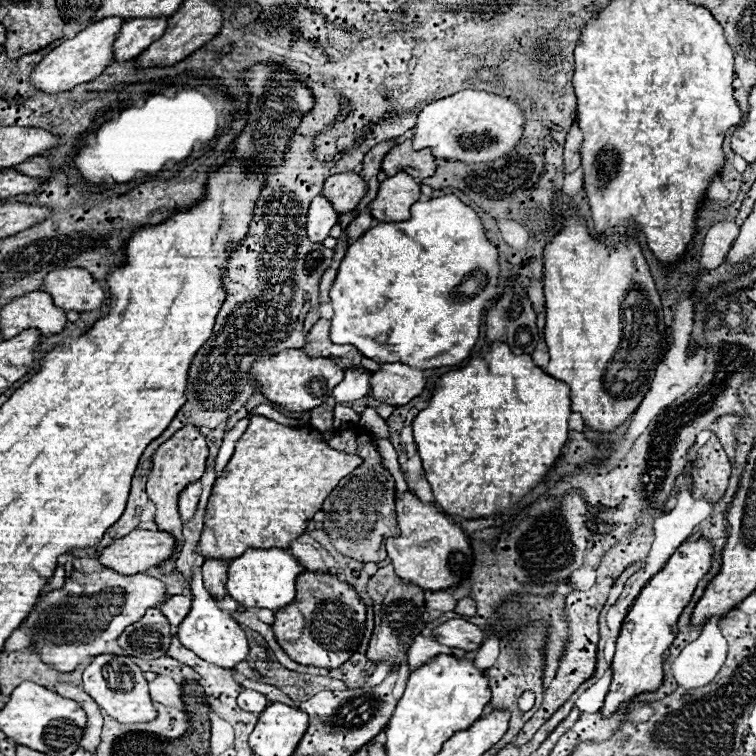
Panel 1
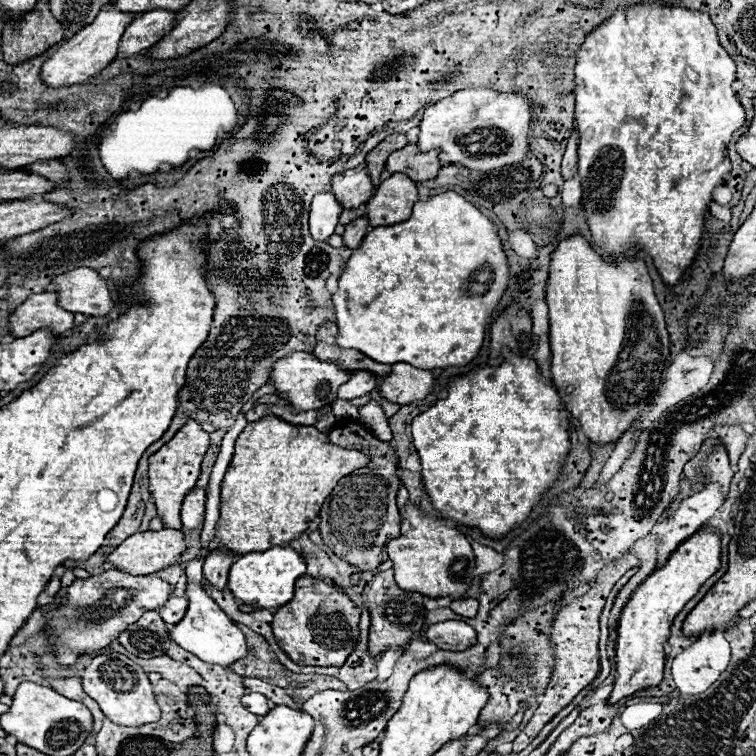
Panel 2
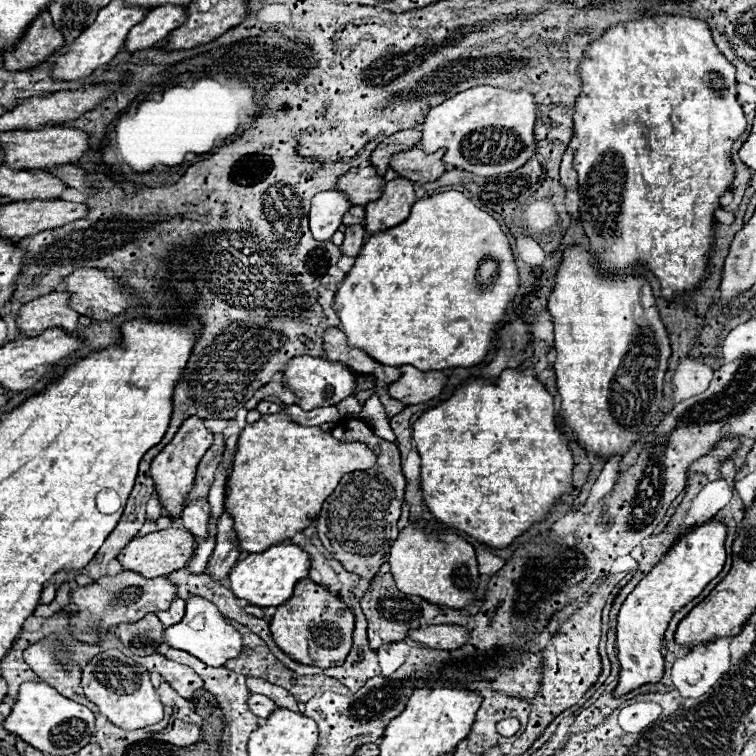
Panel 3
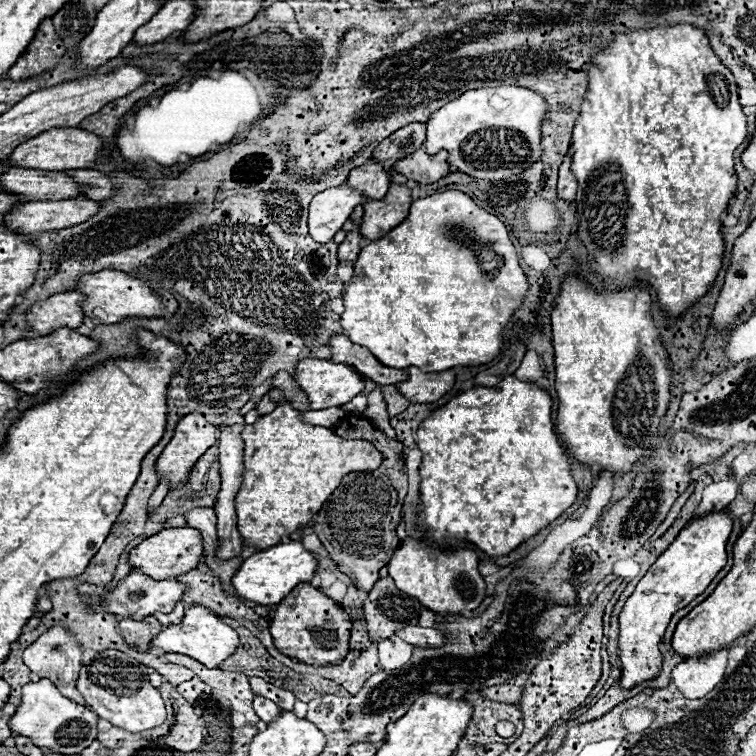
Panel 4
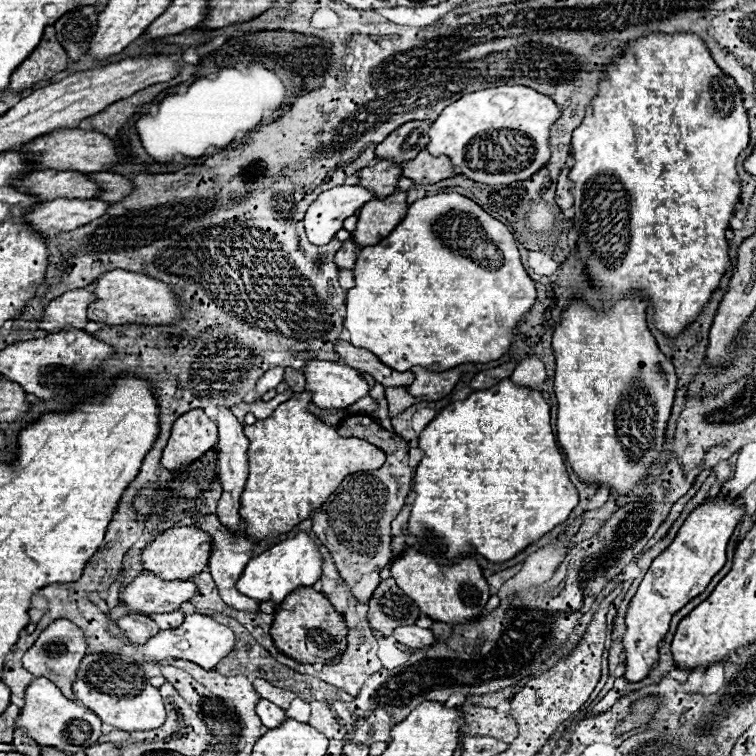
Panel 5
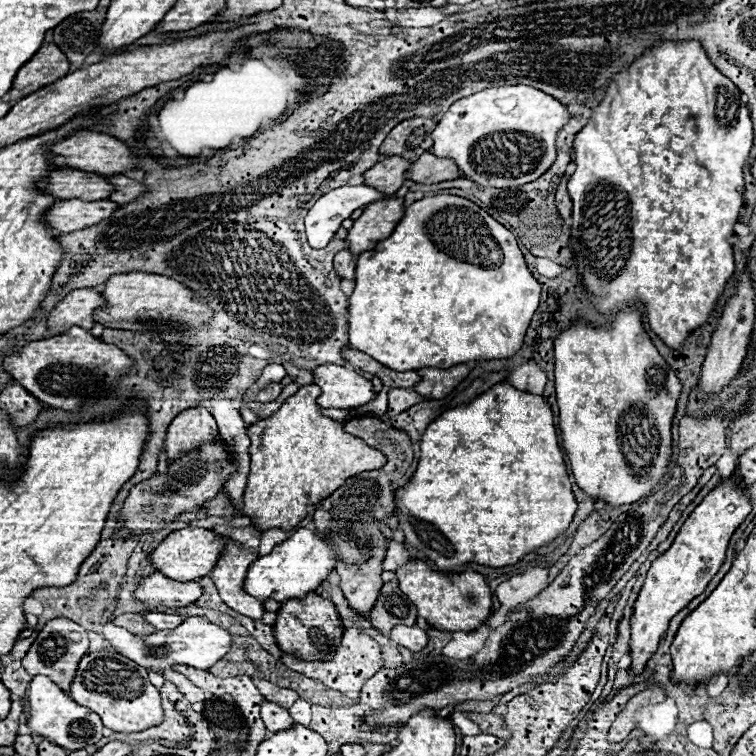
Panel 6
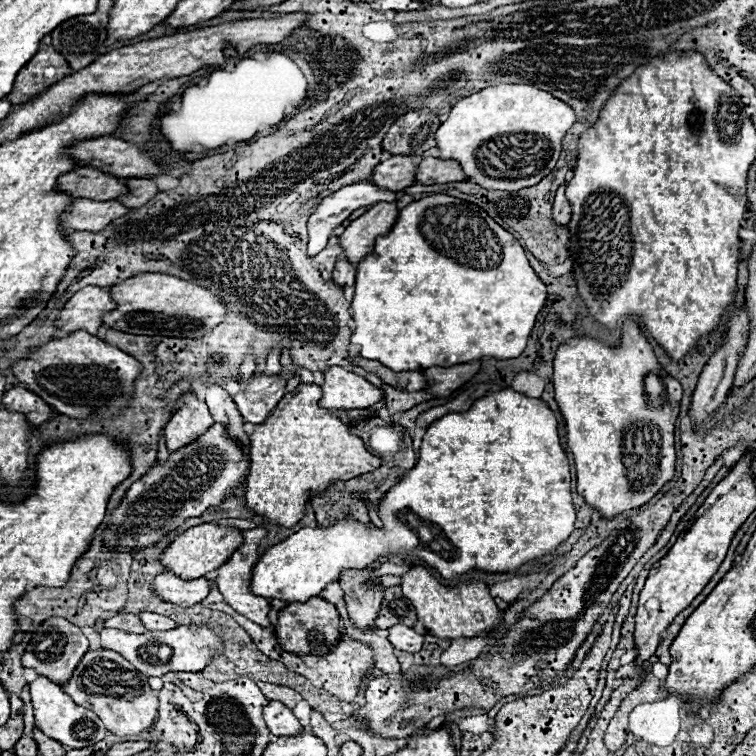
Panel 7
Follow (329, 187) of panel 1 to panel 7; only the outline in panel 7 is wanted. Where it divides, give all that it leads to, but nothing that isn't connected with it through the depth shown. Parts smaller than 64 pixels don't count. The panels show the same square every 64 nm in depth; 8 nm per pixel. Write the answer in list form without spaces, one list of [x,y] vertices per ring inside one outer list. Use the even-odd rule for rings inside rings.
[[[392,156],[374,168],[374,184],[380,188],[394,188],[394,192],[416,184],[416,172],[420,166],[418,156]]]

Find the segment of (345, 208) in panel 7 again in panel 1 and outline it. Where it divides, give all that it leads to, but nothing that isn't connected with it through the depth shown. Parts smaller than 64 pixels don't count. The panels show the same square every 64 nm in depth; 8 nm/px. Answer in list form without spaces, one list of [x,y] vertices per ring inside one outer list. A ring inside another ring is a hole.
[[[322,194],[316,196],[308,210],[308,222],[306,222],[308,238],[312,242],[322,242],[324,238],[330,236],[334,224],[338,224],[338,214],[332,208],[332,202]]]

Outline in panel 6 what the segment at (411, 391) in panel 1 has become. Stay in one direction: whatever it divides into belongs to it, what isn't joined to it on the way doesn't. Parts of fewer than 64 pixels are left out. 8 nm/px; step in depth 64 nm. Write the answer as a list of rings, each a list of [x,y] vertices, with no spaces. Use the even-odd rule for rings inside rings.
[[[456,364],[448,370],[422,368],[422,370],[418,370],[422,380],[416,384],[414,390],[420,392],[422,396],[430,398],[430,400],[444,398],[468,376],[468,372],[470,372],[470,368],[466,364]]]

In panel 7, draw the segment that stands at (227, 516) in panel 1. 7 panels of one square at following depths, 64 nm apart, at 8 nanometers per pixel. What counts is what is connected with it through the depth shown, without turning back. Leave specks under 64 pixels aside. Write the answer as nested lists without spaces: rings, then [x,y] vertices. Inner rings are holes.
[[[300,384],[294,392],[284,394],[280,400],[280,408],[276,410],[258,426],[254,426],[254,432],[250,434],[250,472],[246,478],[246,506],[254,510],[260,516],[270,518],[272,522],[292,528],[298,524],[298,520],[304,516],[304,508],[308,500],[326,490],[326,486],[332,480],[348,480],[350,476],[360,476],[362,472],[374,472],[378,464],[382,464],[380,458],[370,454],[364,446],[364,442],[354,436],[332,410],[320,408],[318,400],[322,398],[322,388],[316,384]]]

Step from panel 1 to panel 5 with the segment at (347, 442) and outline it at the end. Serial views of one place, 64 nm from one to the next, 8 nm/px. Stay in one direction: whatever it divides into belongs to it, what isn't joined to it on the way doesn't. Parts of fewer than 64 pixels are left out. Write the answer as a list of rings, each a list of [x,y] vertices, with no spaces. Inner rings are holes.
[[[348,416],[342,420],[342,436],[356,436],[368,440],[376,448],[384,450],[386,464],[374,472],[356,472],[336,488],[336,492],[312,514],[312,530],[318,540],[330,550],[334,564],[342,580],[348,584],[350,594],[358,604],[368,604],[374,590],[380,584],[380,570],[388,564],[390,552],[390,522],[404,506],[404,498],[410,492],[412,468],[408,456],[408,444],[402,436],[388,432],[370,416]]]

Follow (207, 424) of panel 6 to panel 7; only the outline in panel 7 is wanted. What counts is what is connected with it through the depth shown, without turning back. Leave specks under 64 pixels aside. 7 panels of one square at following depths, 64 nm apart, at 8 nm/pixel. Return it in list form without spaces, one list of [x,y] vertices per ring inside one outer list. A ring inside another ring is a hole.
[[[186,392],[180,396],[176,410],[172,412],[168,424],[164,426],[164,438],[170,452],[190,444],[190,440],[196,440],[206,428],[214,424],[208,408],[204,402],[198,400],[196,394]]]

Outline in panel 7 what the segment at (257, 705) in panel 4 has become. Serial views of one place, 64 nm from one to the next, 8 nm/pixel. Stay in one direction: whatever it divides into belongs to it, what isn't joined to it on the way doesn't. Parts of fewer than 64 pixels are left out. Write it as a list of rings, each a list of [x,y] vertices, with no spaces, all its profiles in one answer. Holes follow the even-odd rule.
[[[268,702],[268,706],[264,708],[264,720],[274,736],[298,736],[304,732],[298,718],[282,702]]]

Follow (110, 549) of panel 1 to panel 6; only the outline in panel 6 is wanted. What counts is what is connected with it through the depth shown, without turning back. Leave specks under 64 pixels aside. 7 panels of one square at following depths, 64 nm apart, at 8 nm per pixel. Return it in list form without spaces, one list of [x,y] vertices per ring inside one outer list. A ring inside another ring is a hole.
[[[188,526],[188,528],[172,532],[166,540],[162,540],[162,544],[152,552],[150,558],[152,558],[152,564],[156,564],[158,572],[166,574],[168,578],[180,580],[180,582],[190,582],[200,576],[206,576],[216,566],[218,558],[224,552],[224,544],[226,544],[226,538],[216,534],[214,530]]]

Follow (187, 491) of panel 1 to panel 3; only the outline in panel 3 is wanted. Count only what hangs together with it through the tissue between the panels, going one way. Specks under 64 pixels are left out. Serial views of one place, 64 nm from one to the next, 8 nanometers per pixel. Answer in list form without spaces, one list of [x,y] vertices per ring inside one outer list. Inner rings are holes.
[[[196,500],[192,504],[188,504],[182,510],[182,524],[186,530],[190,530],[196,538],[206,540],[208,536],[208,520],[210,520],[210,508],[206,500]]]

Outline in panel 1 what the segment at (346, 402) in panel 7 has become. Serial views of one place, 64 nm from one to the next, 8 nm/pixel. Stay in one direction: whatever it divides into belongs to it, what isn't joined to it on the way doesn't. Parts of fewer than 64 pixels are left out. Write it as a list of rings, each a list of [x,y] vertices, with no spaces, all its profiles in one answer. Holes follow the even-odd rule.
[[[286,350],[276,356],[264,356],[254,362],[254,380],[260,386],[260,392],[284,406],[290,412],[308,412],[320,404],[324,404],[332,390],[344,380],[344,370],[330,358],[310,358],[304,350]]]

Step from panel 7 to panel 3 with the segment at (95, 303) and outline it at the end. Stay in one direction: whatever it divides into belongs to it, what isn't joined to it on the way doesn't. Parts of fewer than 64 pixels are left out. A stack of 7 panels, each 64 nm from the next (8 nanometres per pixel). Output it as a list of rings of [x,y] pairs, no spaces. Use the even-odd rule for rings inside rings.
[[[50,292],[42,298],[34,298],[22,306],[16,324],[28,336],[42,334],[48,328],[64,328],[66,332],[74,332],[80,314],[68,306],[68,300],[68,292]]]

